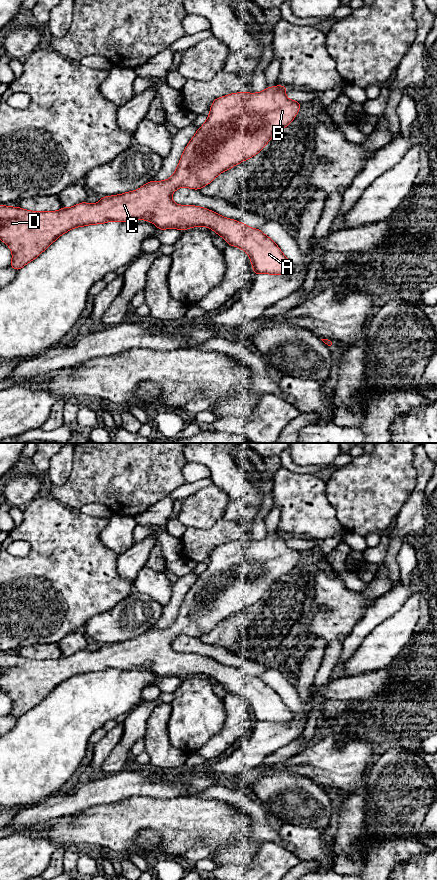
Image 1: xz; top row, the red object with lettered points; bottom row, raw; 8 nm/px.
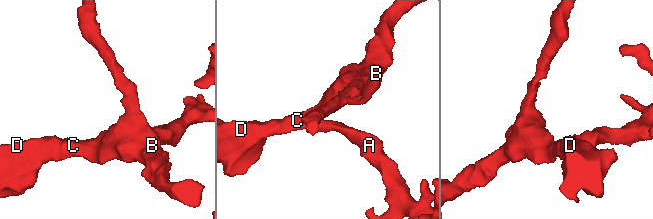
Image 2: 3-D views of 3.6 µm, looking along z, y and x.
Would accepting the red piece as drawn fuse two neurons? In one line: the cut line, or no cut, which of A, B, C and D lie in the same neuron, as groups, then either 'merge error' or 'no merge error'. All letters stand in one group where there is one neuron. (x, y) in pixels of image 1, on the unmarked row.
no cut | A B C D | no merge error

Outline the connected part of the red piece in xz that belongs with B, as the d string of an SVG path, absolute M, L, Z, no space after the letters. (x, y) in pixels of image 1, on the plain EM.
M277 533L275 535L267 535L264 539L258 541L239 540L215 547L212 550L207 568L197 578L196 582L185 595L174 622L167 628L149 629L135 639L102 645L96 652L82 650L69 656L62 655L58 659L37 660L25 658L20 655L0 653L0 688L5 690L12 699L12 709L9 715L17 719L20 718L23 714L37 706L61 683L76 675L103 672L111 669L128 671L134 668L147 668L156 673L159 678L174 676L184 679L192 675L208 675L223 685L228 693L239 695L248 702L254 722L290 723L293 719L292 712L276 691L260 677L251 676L239 669L223 665L204 655L178 653L171 647L173 640L181 635L199 638L207 632L210 632L222 620L255 604L267 593L268 589L274 583L284 575L287 575L296 565L301 552L298 549L293 549L286 545L285 540L287 537L285 534Z

